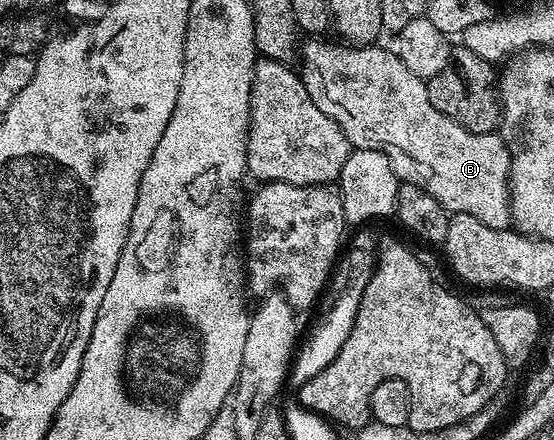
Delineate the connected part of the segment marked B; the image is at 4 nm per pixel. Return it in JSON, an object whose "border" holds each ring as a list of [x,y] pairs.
{"border":[[[308,39],[305,45],[303,42],[298,53],[298,72],[306,91],[310,91],[310,99],[318,103],[318,111],[330,115],[330,119],[338,123],[349,146],[382,151],[403,184],[422,187],[422,191],[434,195],[449,214],[474,215],[474,219],[486,223],[486,227],[509,228],[512,225],[512,195],[508,192],[508,174],[512,171],[512,156],[499,132],[466,131],[466,127],[442,115],[442,111],[430,103],[425,78],[414,75],[414,71],[410,71],[410,67],[406,67],[391,48],[379,49],[381,46],[376,43],[345,47],[324,40],[328,39]]]}

